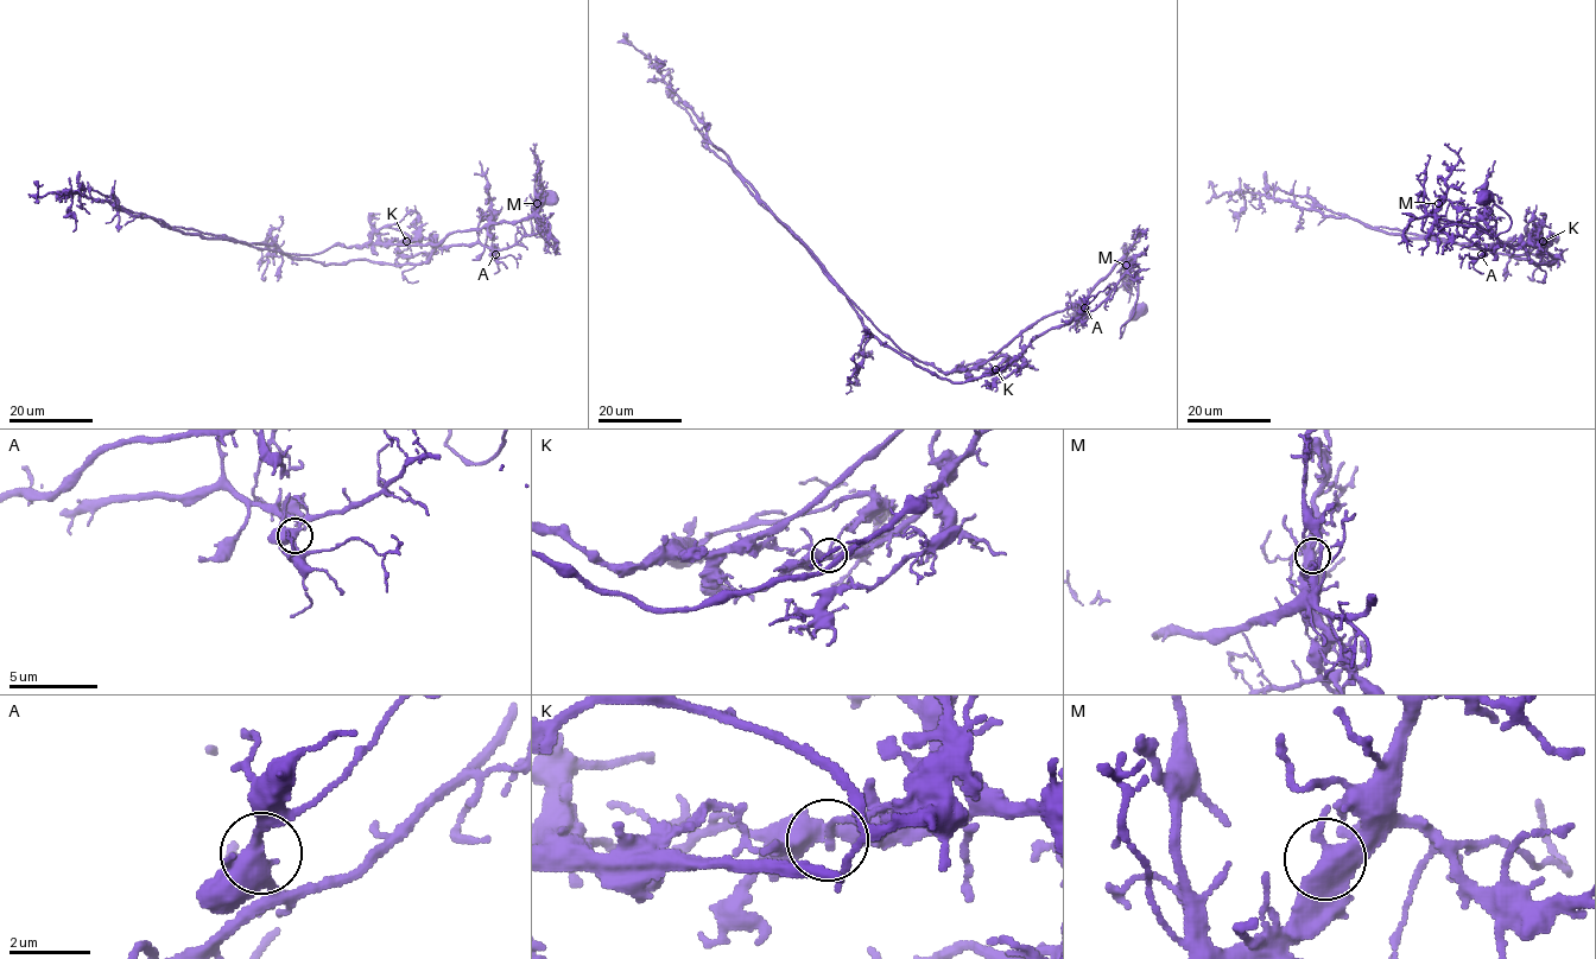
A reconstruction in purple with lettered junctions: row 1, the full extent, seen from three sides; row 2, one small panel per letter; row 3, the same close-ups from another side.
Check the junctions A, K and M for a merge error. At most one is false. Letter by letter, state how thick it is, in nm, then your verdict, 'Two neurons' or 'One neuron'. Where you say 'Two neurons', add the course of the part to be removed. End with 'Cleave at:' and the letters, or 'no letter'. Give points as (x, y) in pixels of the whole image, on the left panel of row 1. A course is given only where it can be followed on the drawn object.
A: Thickness 400 nm. One neuron
K: Thickness 400 nm. Two neurons. Course of the part to remove: (406, 241), (415, 240), (380, 228), (362, 245), (314, 254), (257, 248), (163, 227), (83, 188), (78, 172)
M: Thickness 400 nm. One neuron
Cleave at: K

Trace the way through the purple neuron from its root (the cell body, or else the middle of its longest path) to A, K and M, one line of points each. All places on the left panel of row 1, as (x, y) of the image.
A: (551, 197), (538, 202), (531, 217), (534, 235), (539, 237), (549, 224), (549, 228), (525, 235), (495, 254)
K: (551, 197), (538, 202), (531, 217), (534, 235), (549, 228), (505, 248), (406, 241)
M: (551, 197), (538, 202), (531, 217), (531, 232), (539, 237), (549, 224), (548, 229), (538, 229), (537, 203)

